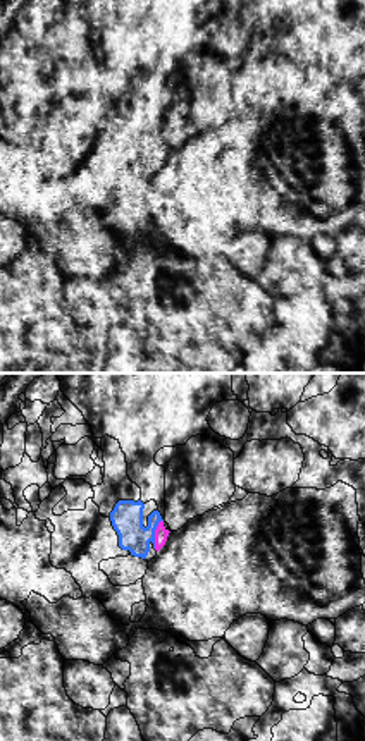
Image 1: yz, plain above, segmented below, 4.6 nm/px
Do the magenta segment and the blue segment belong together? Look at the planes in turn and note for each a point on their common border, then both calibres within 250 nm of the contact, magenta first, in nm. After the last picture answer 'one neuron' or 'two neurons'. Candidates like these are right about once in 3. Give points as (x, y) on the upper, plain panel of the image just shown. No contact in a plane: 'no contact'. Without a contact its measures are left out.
contact (155, 148); calibres 60 and 150 nm

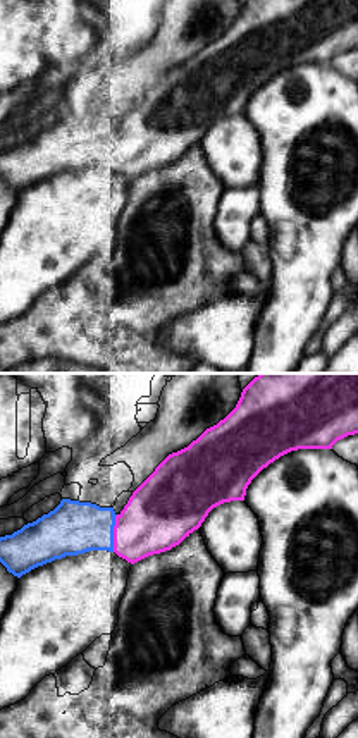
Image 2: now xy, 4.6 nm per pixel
contact (114, 148); calibres 320 and 240 nm

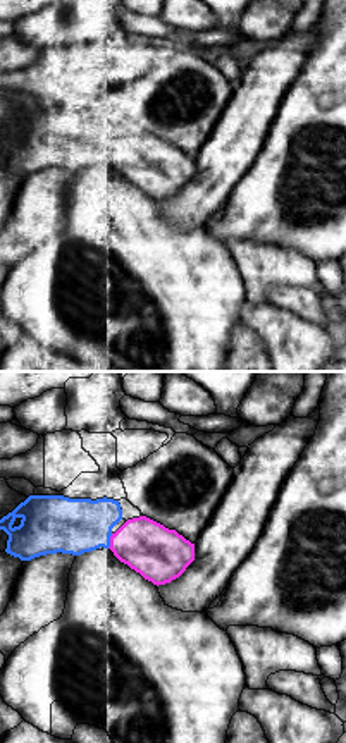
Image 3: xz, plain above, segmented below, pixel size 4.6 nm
contact (111, 155); calibres 260 and 260 nm

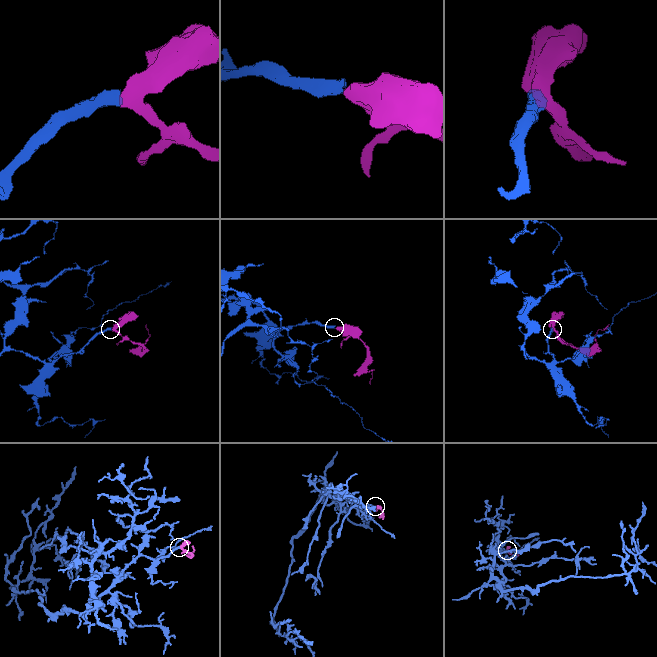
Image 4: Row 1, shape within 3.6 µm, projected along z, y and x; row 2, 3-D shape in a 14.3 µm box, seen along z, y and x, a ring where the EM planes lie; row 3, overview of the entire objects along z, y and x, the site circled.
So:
one neuron

